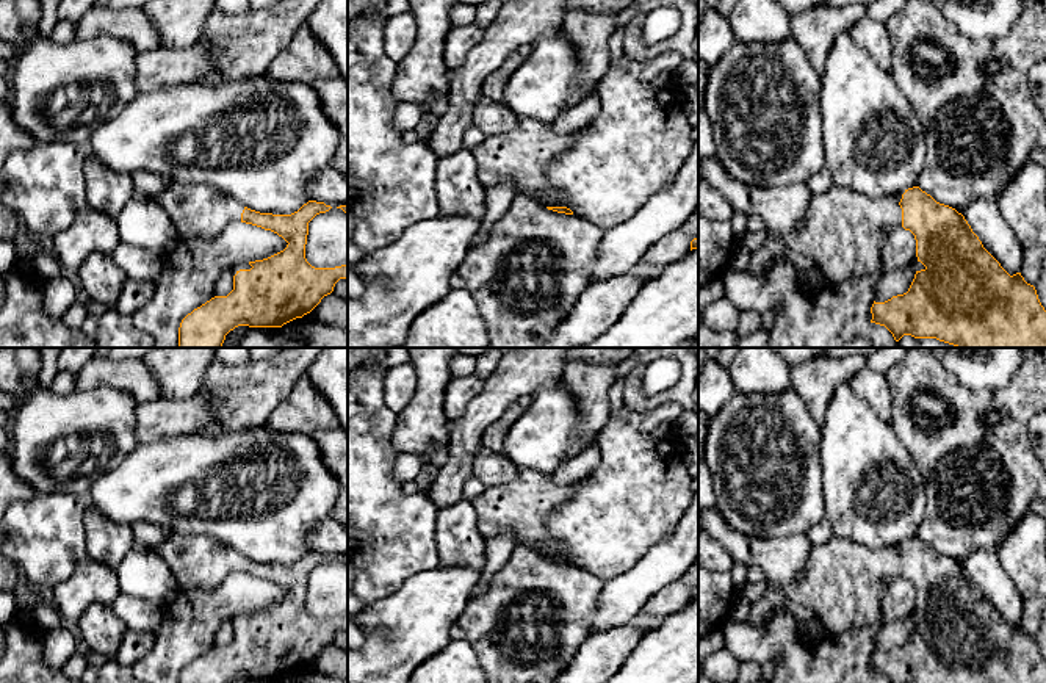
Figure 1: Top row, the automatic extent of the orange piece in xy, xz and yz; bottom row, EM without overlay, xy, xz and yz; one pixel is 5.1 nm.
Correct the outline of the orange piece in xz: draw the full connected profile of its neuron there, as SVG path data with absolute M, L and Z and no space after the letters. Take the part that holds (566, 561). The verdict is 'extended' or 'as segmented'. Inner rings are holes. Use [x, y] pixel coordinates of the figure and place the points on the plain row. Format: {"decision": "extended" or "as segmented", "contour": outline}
{"decision": "extended", "contour": "M520 470L517 478L490 486L474 498L478 529L484 537L510 531L518 545L534 550L548 561L573 566L564 550L546 534L546 519L570 498L578 482L559 486L550 475Z"}

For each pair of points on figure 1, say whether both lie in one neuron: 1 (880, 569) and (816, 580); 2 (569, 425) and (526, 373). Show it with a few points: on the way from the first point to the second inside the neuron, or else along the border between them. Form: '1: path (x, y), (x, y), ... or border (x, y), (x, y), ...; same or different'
1: path (865, 574), (854, 580), (832, 580); same
2: border (556, 384), (541, 387), (531, 395); different

